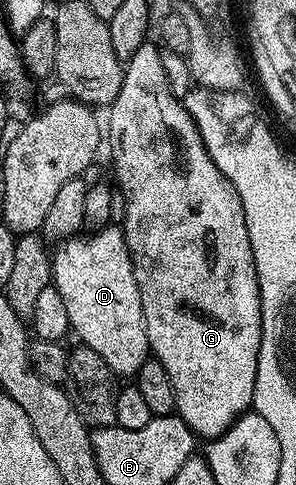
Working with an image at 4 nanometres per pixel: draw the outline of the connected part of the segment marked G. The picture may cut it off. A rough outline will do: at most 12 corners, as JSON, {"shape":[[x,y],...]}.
{"shape":[[162,50],[107,149],[176,416],[250,412],[261,292],[243,203]]}

